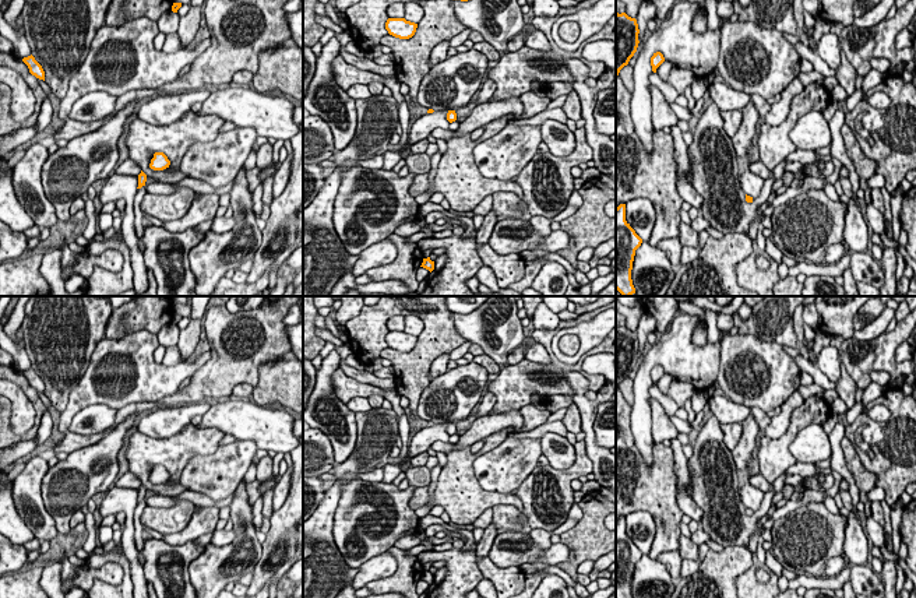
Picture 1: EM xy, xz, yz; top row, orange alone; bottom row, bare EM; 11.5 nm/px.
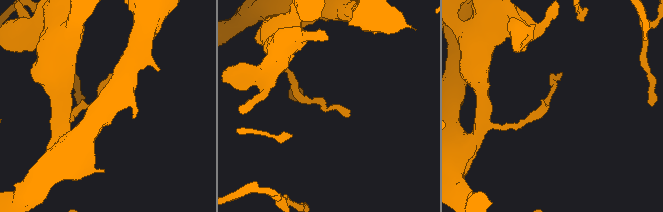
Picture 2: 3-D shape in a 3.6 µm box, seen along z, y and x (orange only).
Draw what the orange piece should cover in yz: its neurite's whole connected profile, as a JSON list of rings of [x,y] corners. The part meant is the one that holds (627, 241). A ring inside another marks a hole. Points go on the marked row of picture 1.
[[[626,204],[616,208],[616,289],[623,296],[635,293],[631,279],[633,261],[635,250],[642,239],[626,221]]]

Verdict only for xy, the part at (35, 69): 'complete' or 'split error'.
complete

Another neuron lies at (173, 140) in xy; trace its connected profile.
[[[187,112],[182,120],[166,126],[134,120],[126,138],[127,158],[138,163],[147,177],[163,183],[176,183],[187,177],[180,170],[180,162],[189,147],[197,137],[215,138],[223,123],[216,116],[195,116],[193,112]],[[151,152],[163,152],[170,165],[163,170],[151,169]]]

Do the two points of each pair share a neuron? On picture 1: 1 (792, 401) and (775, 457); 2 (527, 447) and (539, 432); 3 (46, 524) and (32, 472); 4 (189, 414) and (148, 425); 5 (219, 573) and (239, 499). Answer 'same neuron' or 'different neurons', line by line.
1: different neurons
2: different neurons
3: same neuron
4: same neuron
5: same neuron

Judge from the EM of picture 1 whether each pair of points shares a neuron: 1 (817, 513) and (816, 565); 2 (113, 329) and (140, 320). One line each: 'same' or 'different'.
1: same
2: same

